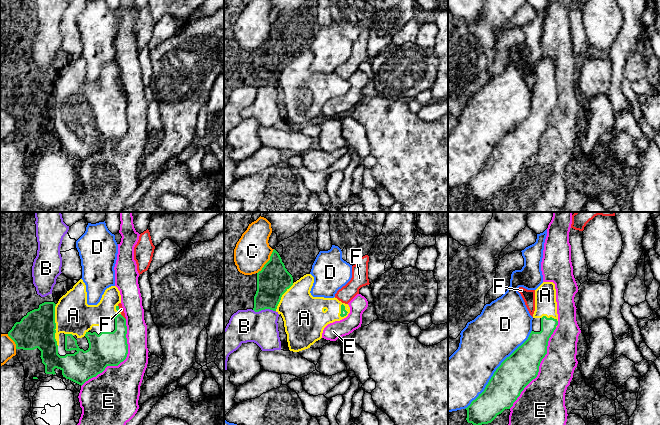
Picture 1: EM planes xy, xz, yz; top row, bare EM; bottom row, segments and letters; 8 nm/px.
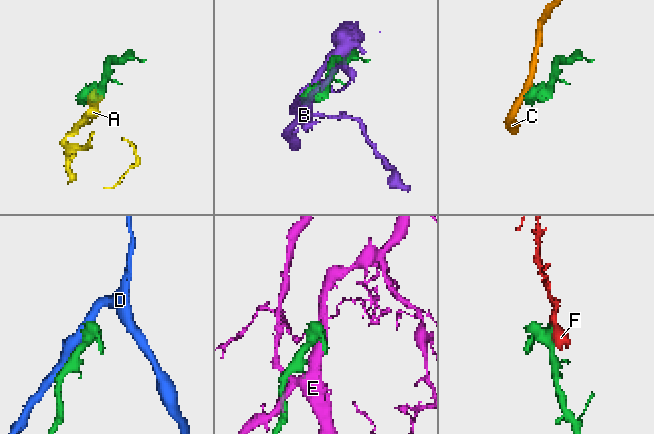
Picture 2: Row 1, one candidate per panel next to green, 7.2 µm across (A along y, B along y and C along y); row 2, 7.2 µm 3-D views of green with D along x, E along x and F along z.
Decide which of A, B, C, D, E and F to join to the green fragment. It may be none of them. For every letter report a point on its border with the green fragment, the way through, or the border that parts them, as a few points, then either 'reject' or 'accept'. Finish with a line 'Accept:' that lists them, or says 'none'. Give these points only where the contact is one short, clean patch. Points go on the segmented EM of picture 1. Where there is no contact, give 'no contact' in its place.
A: meets green in xy at (55, 325); accept
B: meets green in xz at (264, 309); reject
C: meets green in xz at (268, 261); reject
D: meets green in yz at (496, 369); reject
E: meets green in xy at (122, 361); reject
F: meets green in xy at (123, 317); reject
Accept: A

